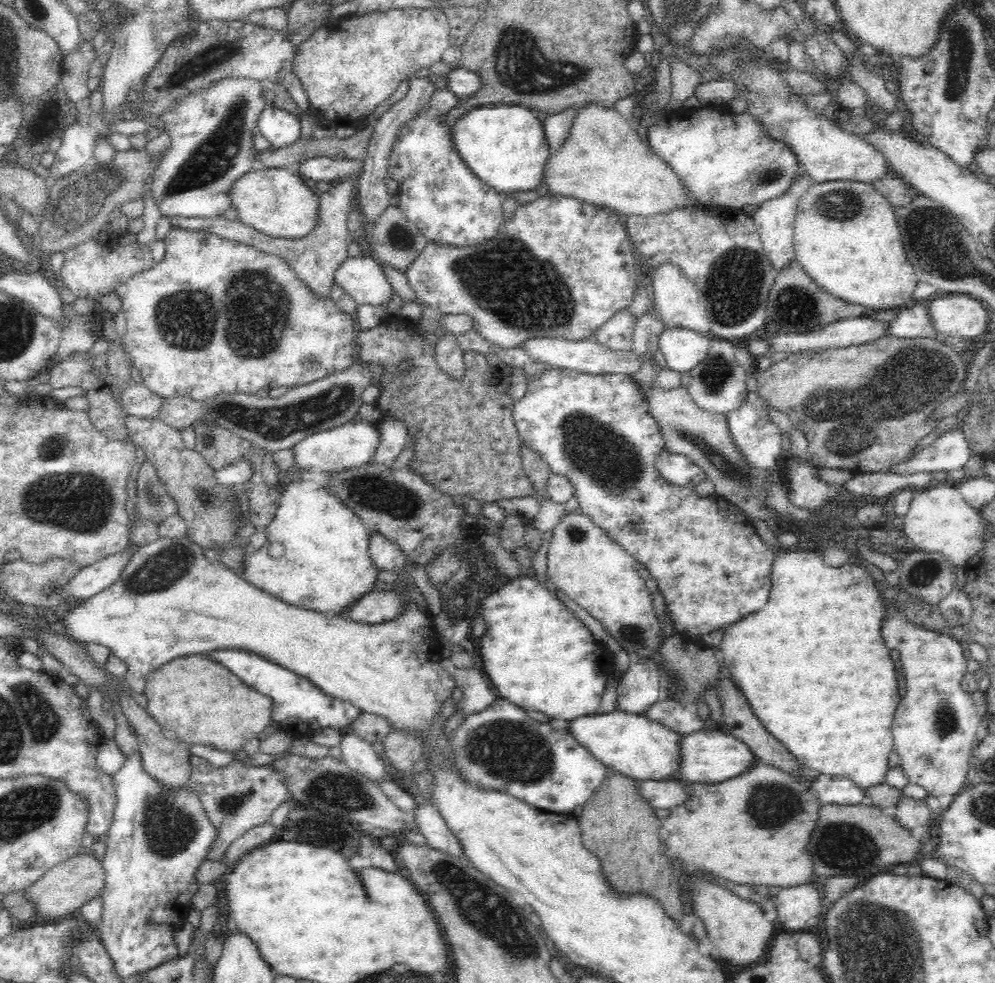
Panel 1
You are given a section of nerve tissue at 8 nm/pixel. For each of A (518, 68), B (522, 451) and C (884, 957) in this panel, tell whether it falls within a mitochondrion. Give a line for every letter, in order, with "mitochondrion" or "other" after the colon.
A: mitochondrion
B: other
C: mitochondrion

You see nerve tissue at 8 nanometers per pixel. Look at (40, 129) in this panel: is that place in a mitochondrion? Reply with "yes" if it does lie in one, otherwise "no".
no

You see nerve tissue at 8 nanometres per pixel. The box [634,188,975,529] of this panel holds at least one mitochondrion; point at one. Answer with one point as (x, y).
(848, 418)

